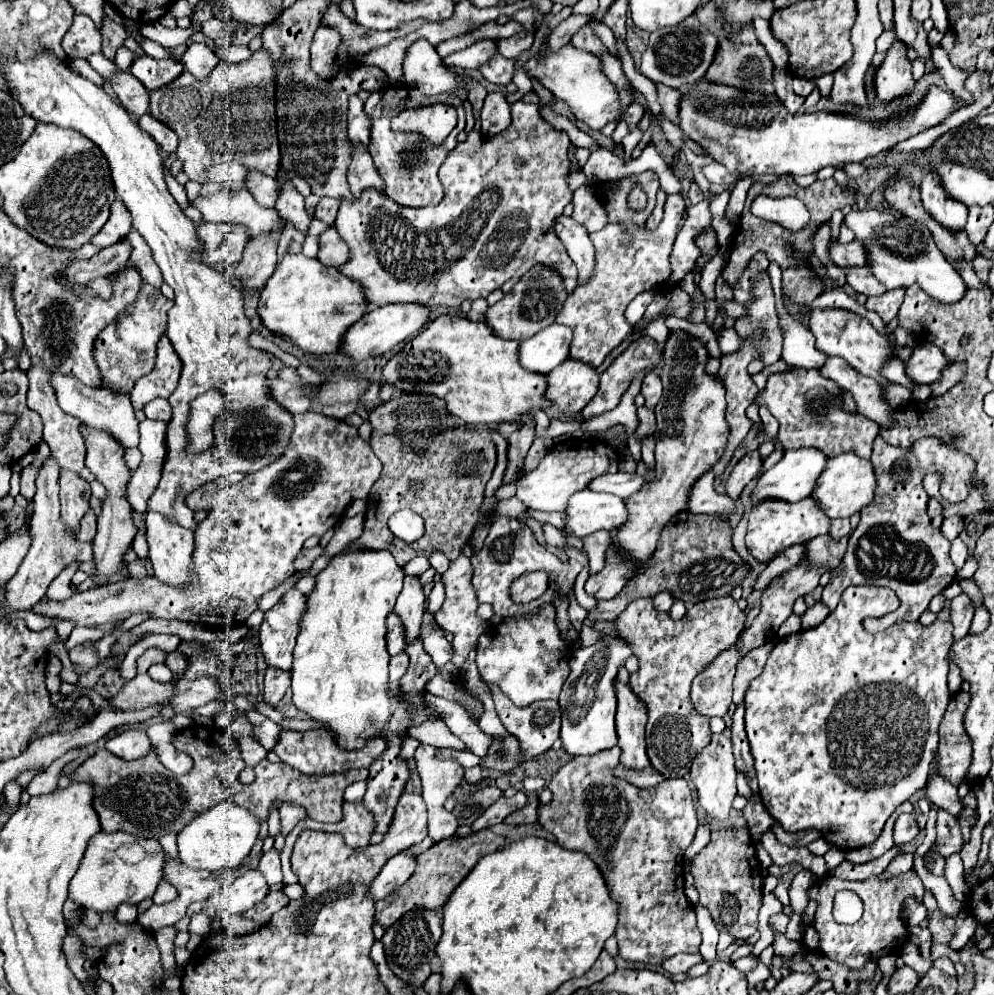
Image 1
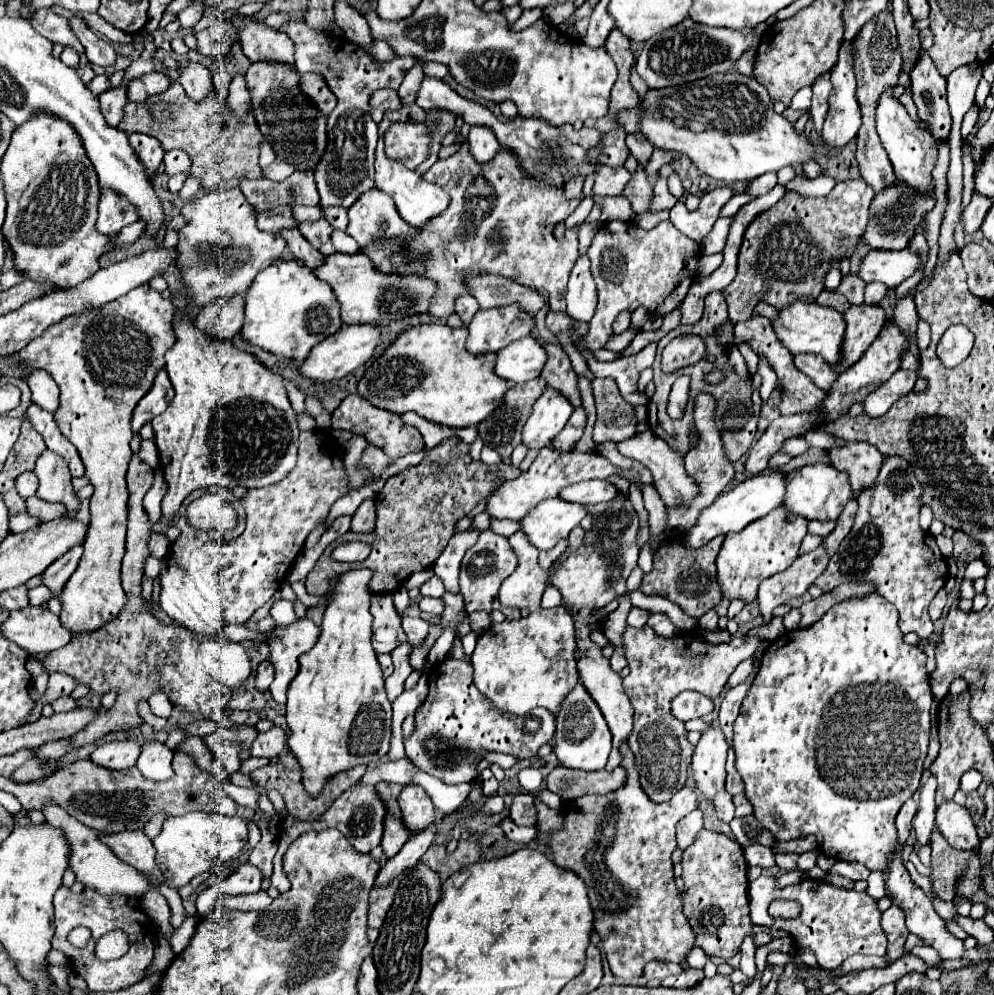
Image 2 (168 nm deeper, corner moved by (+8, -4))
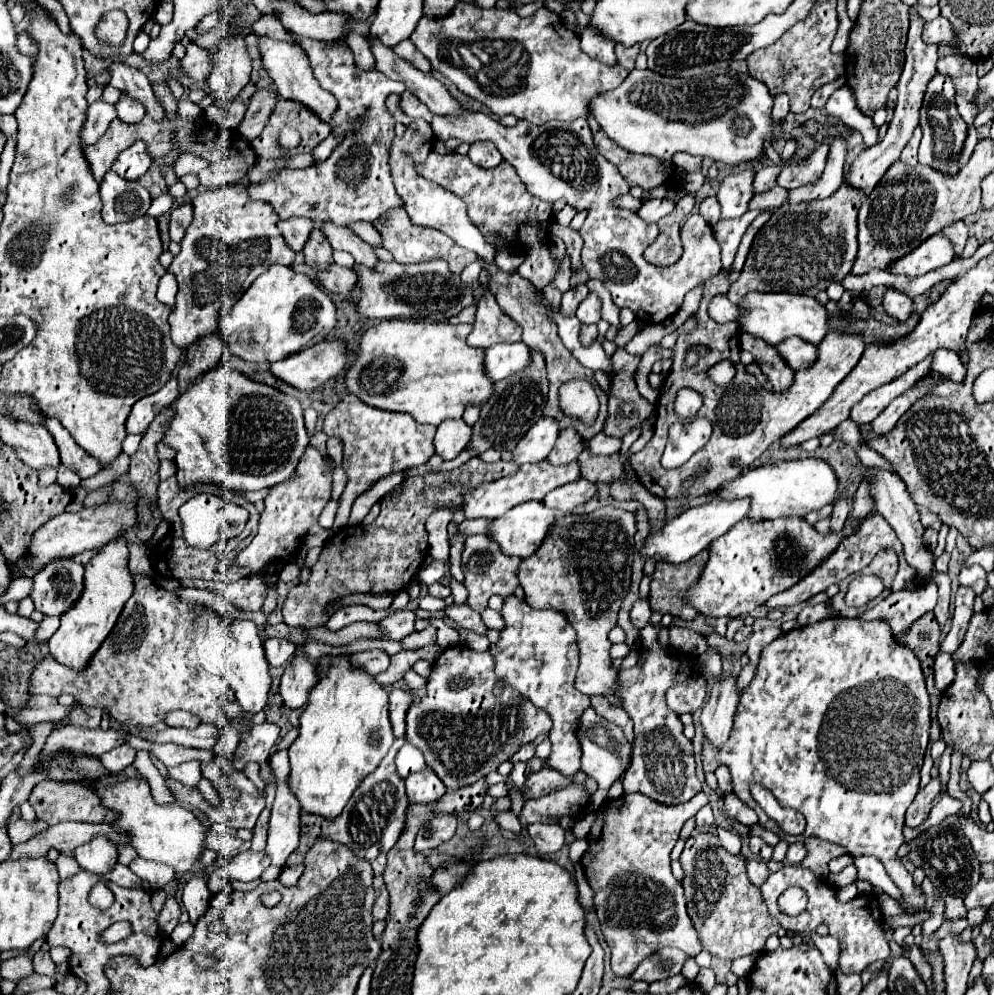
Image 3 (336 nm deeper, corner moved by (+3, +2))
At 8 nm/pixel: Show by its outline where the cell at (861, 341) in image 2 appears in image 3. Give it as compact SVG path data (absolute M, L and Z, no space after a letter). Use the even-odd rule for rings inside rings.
M731 267L721 269L715 277L703 281L703 299L701 305L695 313L697 319L697 327L691 333L679 333L677 343L673 347L675 351L675 359L673 359L673 367L671 373L667 375L661 391L659 391L659 401L655 407L657 419L655 419L655 433L651 437L651 441L631 457L633 463L633 471L639 477L639 483L655 497L659 499L675 499L681 493L681 485L685 479L695 477L695 485L691 485L691 489L685 493L687 501L705 495L709 491L715 491L719 485L723 485L723 481L731 481L735 477L739 477L739 473L749 467L757 457L761 457L761 453L775 441L779 441L781 437L785 437L789 431L793 431L803 419L807 419L809 415L813 415L835 391L835 387L851 373L851 369L857 365L857 361L861 359L861 353L865 349L863 337L855 335L855 333L843 333L843 331L831 331L819 345L817 345L817 359L811 367L795 371L793 383L789 389L777 393L777 391L767 391L763 389L759 383L753 383L755 387L749 387L747 381L755 381L755 377L745 375L743 365L739 361L739 329L735 329L735 323L725 323L719 325L715 323L709 315L707 315L707 305L711 301L711 297L715 295L725 295L729 289L729 273ZM693 347L705 347L707 353L695 363L695 365L687 365L685 363L685 353ZM719 361L731 361L733 367L737 369L733 381L727 387L719 387L713 381L709 381L707 371L709 367L717 365ZM679 389L695 389L697 393L701 393L703 397L703 405L699 409L701 417L707 417L713 425L713 435L709 439L709 443L699 449L687 463L683 463L681 467L675 469L663 469L661 467L661 455L665 449L665 441L667 441L667 431L669 427L677 421L677 413L673 411L673 403L677 397Z

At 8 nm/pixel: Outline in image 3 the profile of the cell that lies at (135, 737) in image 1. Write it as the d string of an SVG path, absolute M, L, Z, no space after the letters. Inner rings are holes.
M121 745L121 747L115 747L111 751L107 751L101 761L103 765L109 769L109 771L123 771L127 769L135 759L135 749L131 745Z

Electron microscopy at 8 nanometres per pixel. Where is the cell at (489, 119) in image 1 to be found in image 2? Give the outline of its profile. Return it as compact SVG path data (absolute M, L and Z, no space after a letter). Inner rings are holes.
M484 125L472 127L468 141L470 141L470 147L472 147L472 155L478 163L490 161L490 157L494 157L500 149L494 131L490 127L484 127Z

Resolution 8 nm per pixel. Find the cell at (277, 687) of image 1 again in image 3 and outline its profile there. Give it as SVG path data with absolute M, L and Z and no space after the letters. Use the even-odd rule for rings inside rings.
M267 637L263 647L265 647L267 661L273 667L285 665L293 657L293 653L295 653L295 643L291 639L287 639L287 637Z

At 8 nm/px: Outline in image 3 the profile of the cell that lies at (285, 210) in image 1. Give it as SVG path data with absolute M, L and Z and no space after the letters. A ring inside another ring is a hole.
M331 265L327 271L319 271L317 273L325 291L329 293L335 293L335 295L341 295L345 301L353 301L351 299L351 293L355 289L355 283L357 283L357 275L347 269L347 267L339 267L339 265Z

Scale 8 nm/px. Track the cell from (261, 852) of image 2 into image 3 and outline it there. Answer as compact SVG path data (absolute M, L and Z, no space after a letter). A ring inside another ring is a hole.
M267 805L261 815L259 815L259 821L253 829L253 839L251 839L251 849L253 851L263 851L265 849L265 843L267 843L267 827L269 827L269 815L271 815L271 807Z

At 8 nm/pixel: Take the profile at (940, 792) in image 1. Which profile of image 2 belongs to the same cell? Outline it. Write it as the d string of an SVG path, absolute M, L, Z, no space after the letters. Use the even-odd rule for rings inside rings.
M944 801L936 809L936 825L950 845L958 849L978 849L978 833L966 807Z

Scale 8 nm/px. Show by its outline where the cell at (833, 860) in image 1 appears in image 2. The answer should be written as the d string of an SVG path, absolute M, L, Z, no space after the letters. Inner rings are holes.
M834 861L834 865L830 867L830 873L838 873L842 877L848 877L852 881L858 879L868 879L870 869L862 863L848 863L848 861Z

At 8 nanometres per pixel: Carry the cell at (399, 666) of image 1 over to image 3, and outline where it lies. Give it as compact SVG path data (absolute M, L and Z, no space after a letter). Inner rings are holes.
M369 649L369 651L359 651L359 653L349 653L347 655L353 667L359 667L371 675L379 675L389 667L389 655L383 649Z

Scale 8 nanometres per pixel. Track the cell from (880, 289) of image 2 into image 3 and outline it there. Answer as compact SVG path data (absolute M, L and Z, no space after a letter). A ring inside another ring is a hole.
M889 289L885 293L885 299L883 299L883 309L885 309L887 315L891 315L891 317L895 317L895 319L899 319L903 323L913 313L913 301L905 293Z

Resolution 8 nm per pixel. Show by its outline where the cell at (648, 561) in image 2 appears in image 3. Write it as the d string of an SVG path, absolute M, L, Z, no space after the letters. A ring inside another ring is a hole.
M645 576L642 578L640 584L640 597L635 601L633 609L631 609L631 623L635 629L643 629L649 619L651 619L651 609L649 609L649 587L647 584L650 584L651 576Z

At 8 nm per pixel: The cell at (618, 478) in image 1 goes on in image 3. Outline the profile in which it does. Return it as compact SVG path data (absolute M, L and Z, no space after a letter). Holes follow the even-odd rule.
M577 479L547 493L547 497L543 499L543 505L549 509L557 509L561 513L569 513L575 507L585 505L589 499L593 499L595 493L597 493L595 483L587 479Z

